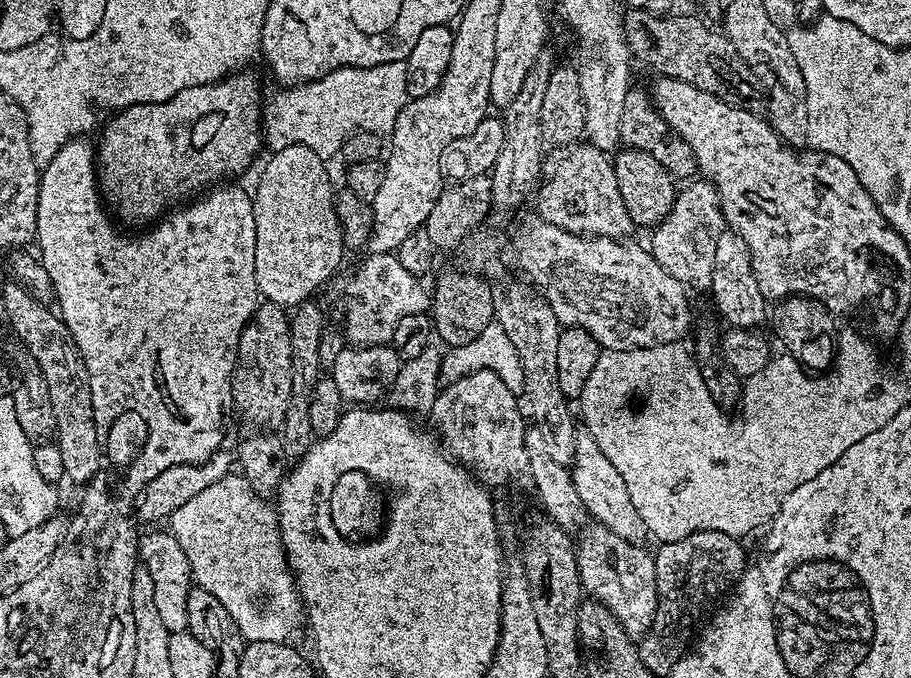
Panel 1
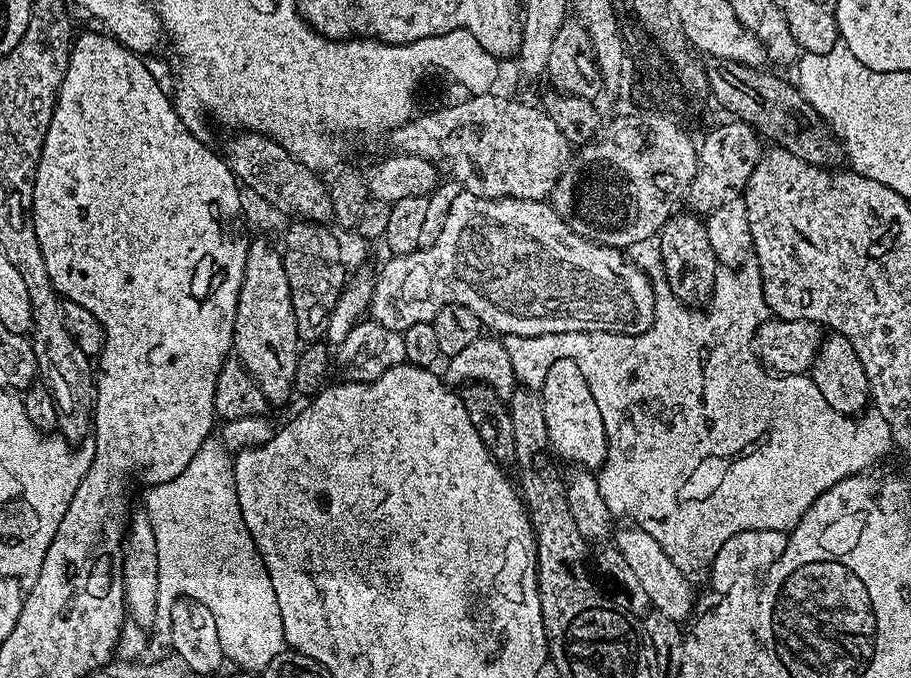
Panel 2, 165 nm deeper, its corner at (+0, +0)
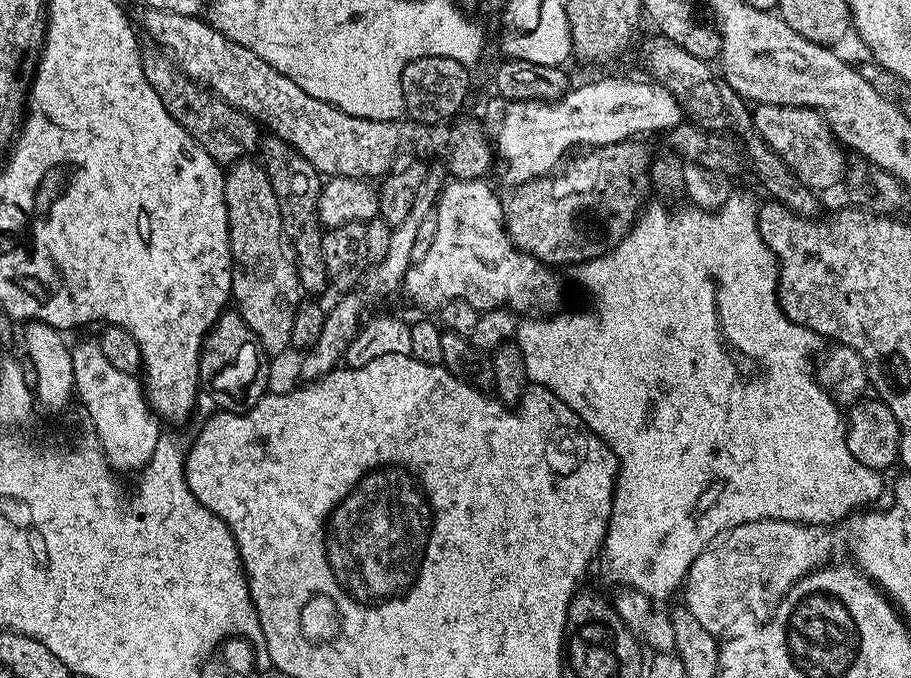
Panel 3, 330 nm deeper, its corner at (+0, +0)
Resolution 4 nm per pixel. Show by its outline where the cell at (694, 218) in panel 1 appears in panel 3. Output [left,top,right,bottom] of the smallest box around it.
[751,104,850,188]

